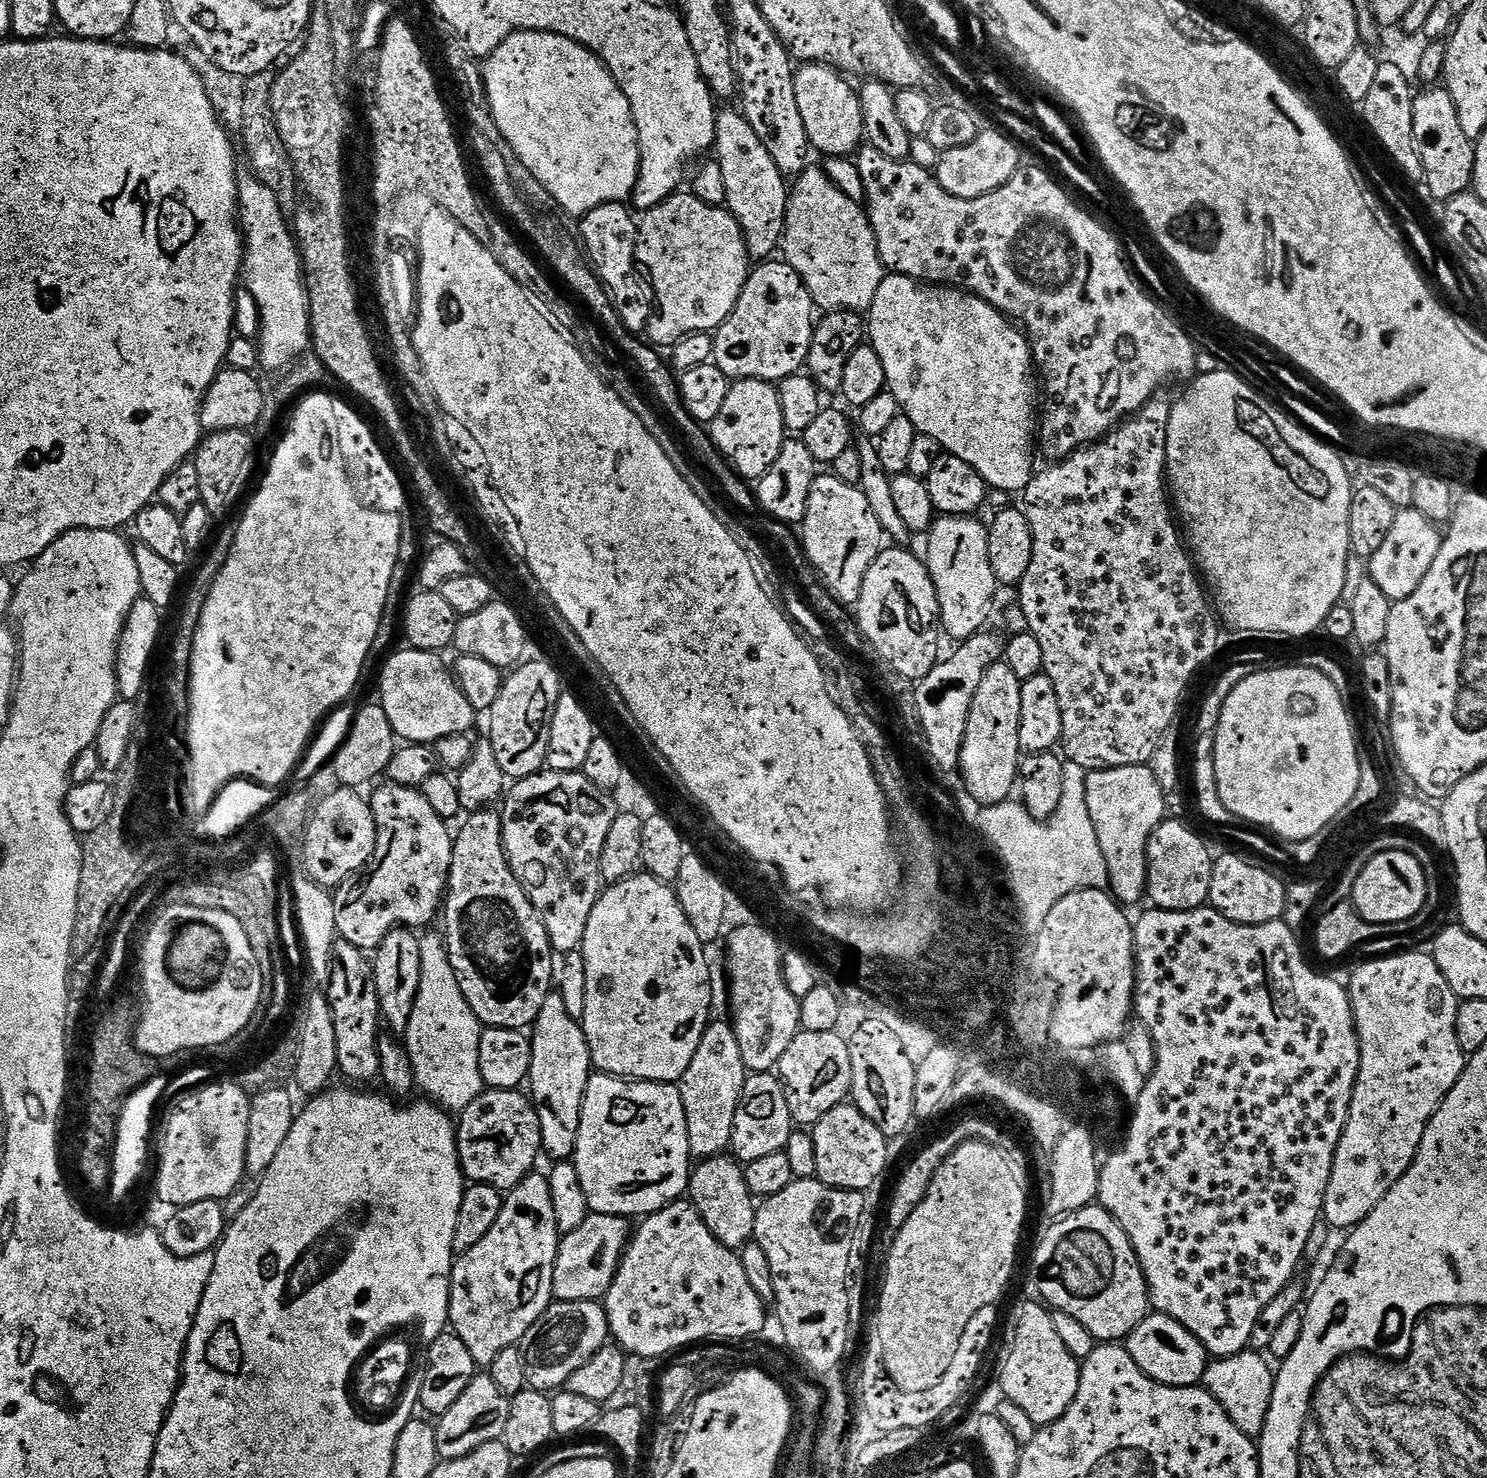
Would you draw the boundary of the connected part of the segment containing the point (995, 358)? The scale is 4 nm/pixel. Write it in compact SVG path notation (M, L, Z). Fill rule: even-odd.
M888 274L878 286L878 294L874 294L872 305L866 309L866 336L872 349L878 354L878 358L882 358L882 370L886 370L888 379L887 391L891 392L892 397L899 402L901 413L908 416L910 422L914 422L917 433L934 438L947 455L962 458L962 462L974 466L974 470L982 474L989 489L996 491L997 488L1000 492L1023 493L1034 475L1032 448L1034 452L1034 437L1038 432L1038 388L1034 383L1030 341L1023 331L980 296L974 296L955 286L937 286L931 282L914 280L910 276Z

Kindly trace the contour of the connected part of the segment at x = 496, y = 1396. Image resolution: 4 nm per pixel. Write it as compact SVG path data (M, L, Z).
M478 1374L462 1390L462 1395L446 1414L442 1414L434 1424L438 1454L444 1462L463 1460L479 1448L488 1448L499 1441L506 1430L506 1418L510 1418L509 1397L502 1394L500 1387L492 1381L491 1375Z

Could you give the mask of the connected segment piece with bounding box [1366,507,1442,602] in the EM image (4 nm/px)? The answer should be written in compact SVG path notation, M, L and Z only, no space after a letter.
M1413 507L1399 509L1390 526L1390 534L1386 534L1386 542L1382 542L1372 559L1367 561L1367 571L1373 582L1388 595L1389 600L1395 602L1408 598L1418 588L1418 582L1430 568L1430 562L1434 562L1441 539L1441 529L1421 512Z

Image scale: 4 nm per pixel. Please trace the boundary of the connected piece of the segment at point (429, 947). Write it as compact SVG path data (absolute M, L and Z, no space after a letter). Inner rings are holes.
M439 931L431 932L420 936L420 985L406 1033L406 1056L412 1063L415 1083L419 1087L421 1084L441 1108L459 1114L485 1091L478 1070L482 1025L458 986L443 935Z

